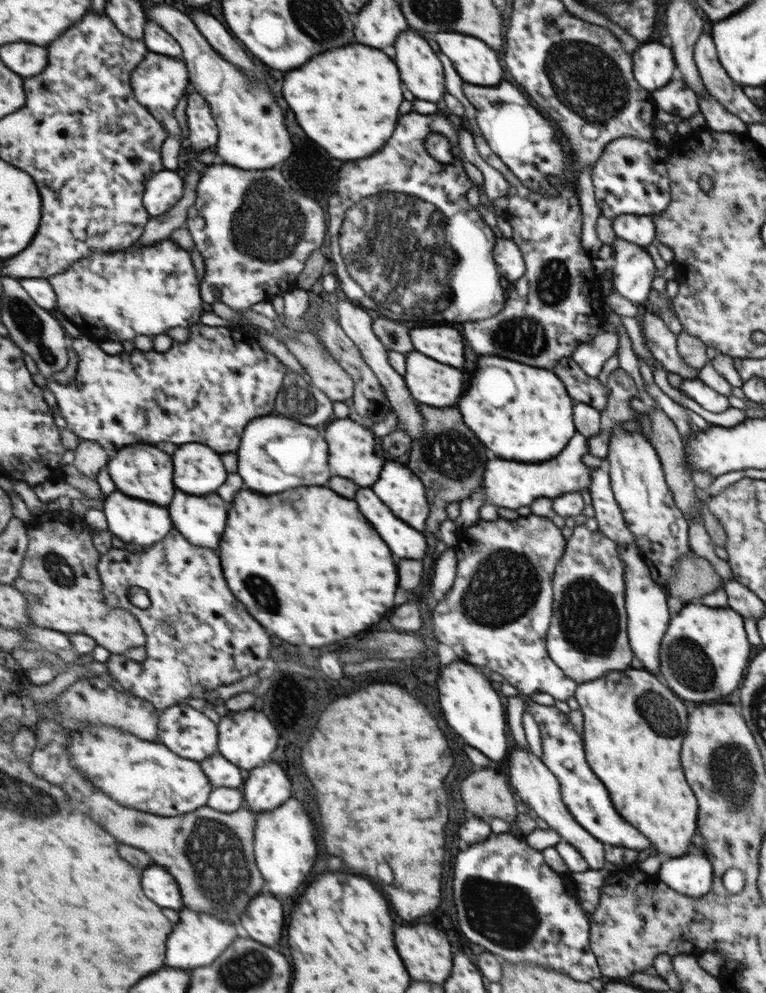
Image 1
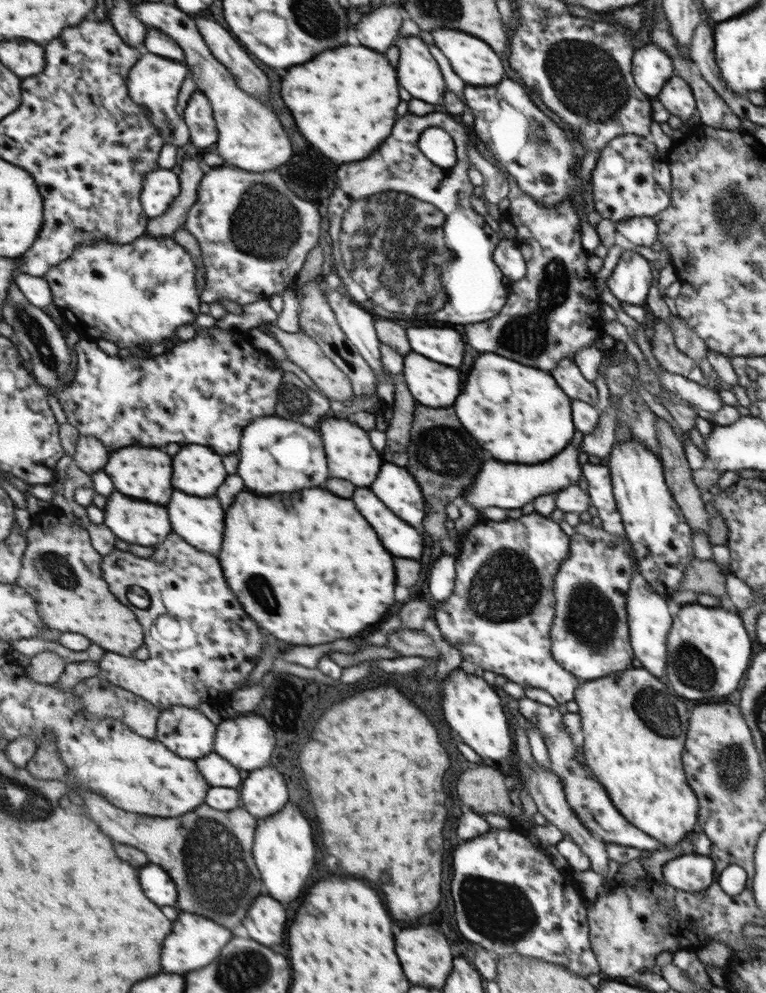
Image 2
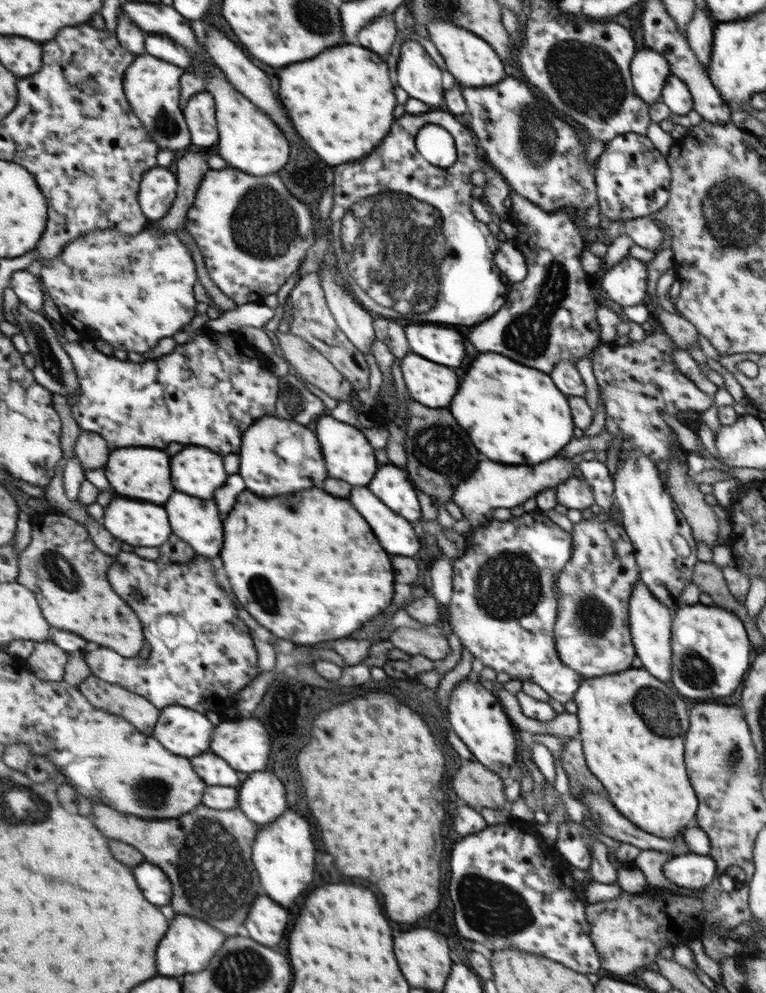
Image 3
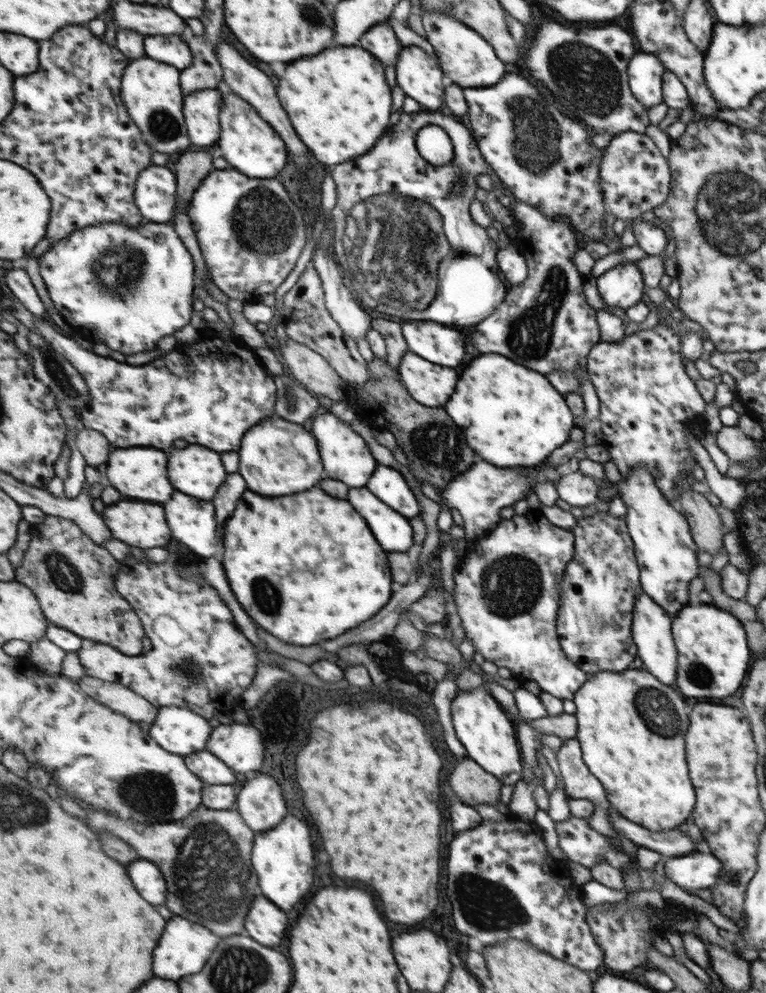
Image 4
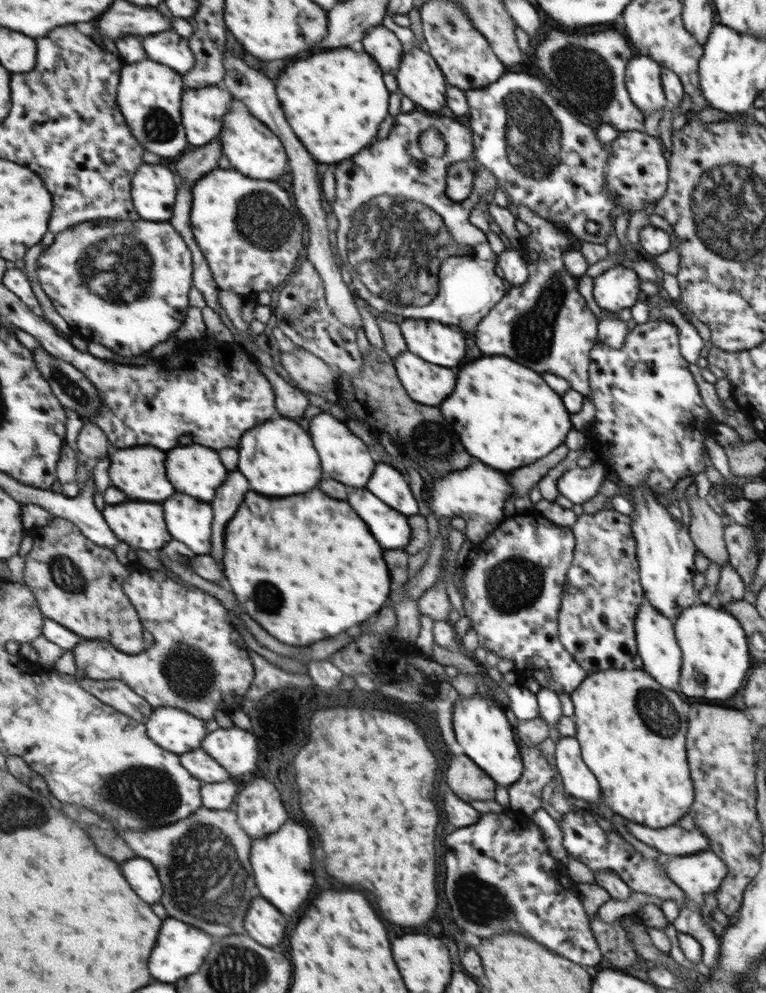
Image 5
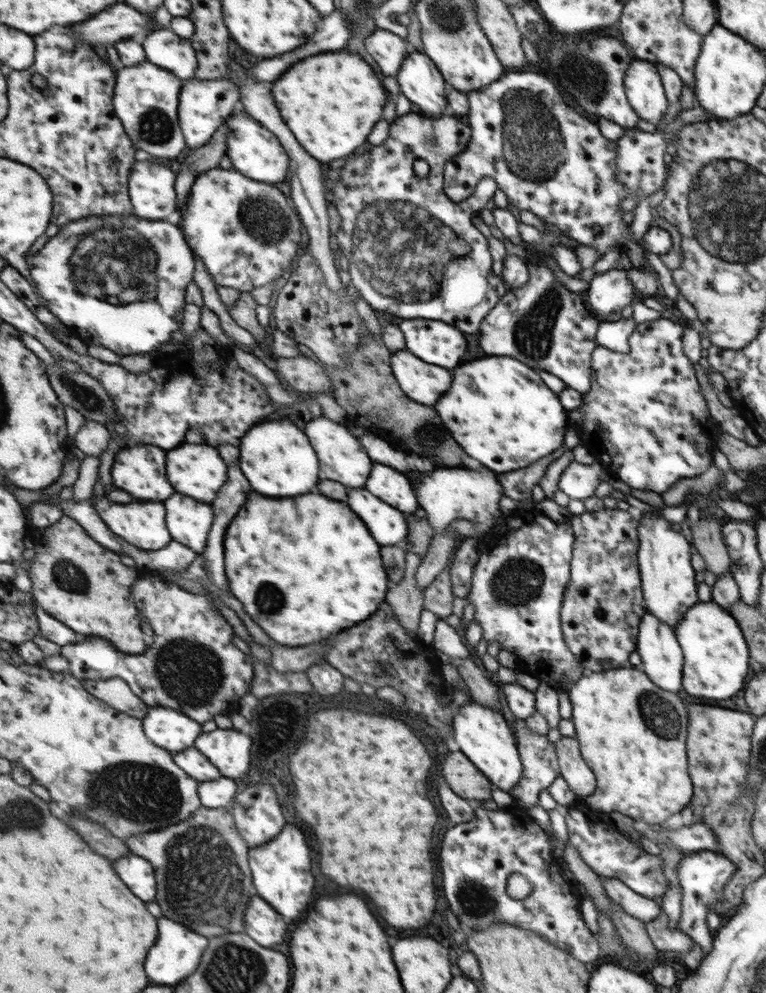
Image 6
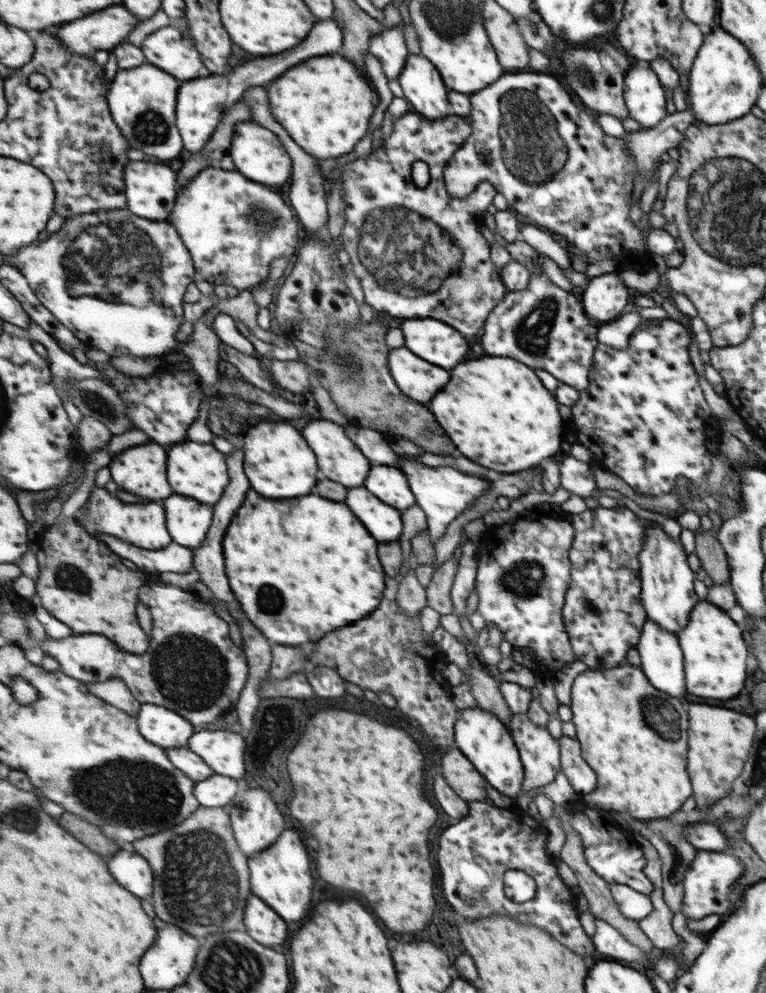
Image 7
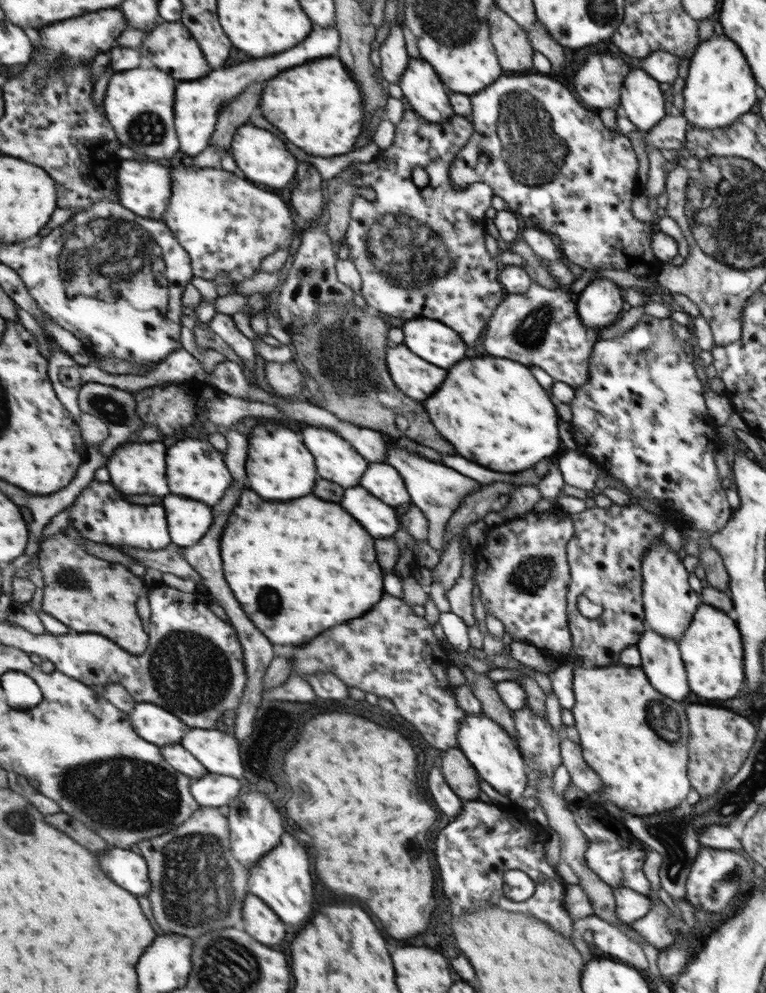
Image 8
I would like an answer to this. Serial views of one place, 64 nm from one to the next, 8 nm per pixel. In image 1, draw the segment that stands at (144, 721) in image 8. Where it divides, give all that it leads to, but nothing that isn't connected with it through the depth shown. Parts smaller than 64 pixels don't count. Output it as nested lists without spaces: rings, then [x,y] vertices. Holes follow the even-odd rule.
[[[173,706],[161,712],[161,744],[169,746],[169,750],[173,750],[177,756],[183,756],[185,760],[195,760],[199,764],[203,764],[205,760],[209,760],[211,756],[219,754],[219,746],[221,746],[221,728],[219,724],[215,724],[209,716],[205,716],[203,712],[191,708],[191,706]]]

